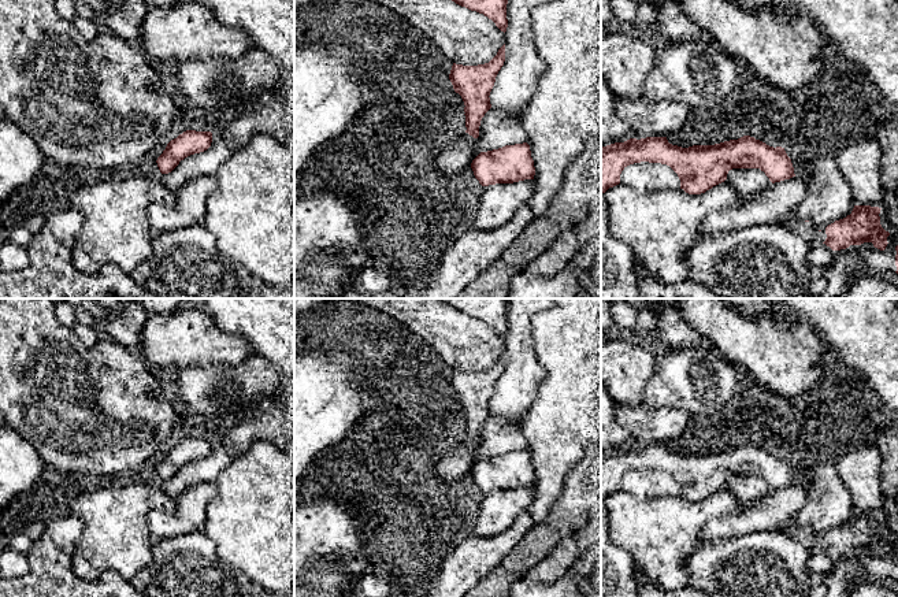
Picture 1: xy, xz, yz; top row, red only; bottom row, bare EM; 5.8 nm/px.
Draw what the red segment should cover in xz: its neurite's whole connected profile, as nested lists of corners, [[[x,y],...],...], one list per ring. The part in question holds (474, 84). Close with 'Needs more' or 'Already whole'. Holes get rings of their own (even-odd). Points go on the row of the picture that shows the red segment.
[[[505,44],[497,55],[485,64],[463,66],[453,63],[449,79],[456,93],[464,101],[465,133],[474,138],[479,137],[479,126],[485,114],[491,108],[490,92],[496,77],[505,62]]]. Already whole

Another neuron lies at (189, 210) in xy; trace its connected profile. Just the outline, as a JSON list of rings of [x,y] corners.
[[[215,175],[197,177],[186,182],[177,192],[177,203],[172,207],[152,204],[148,218],[153,230],[170,231],[205,220],[205,203],[219,188]]]

